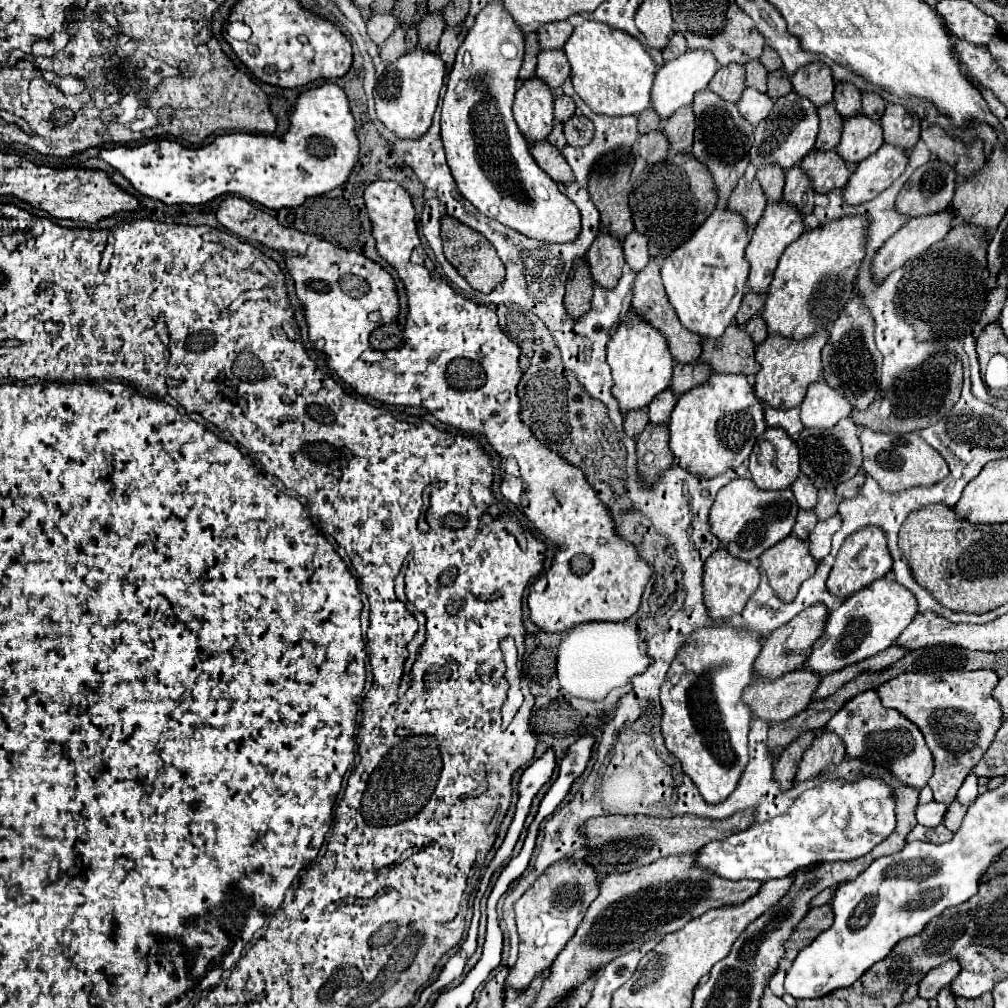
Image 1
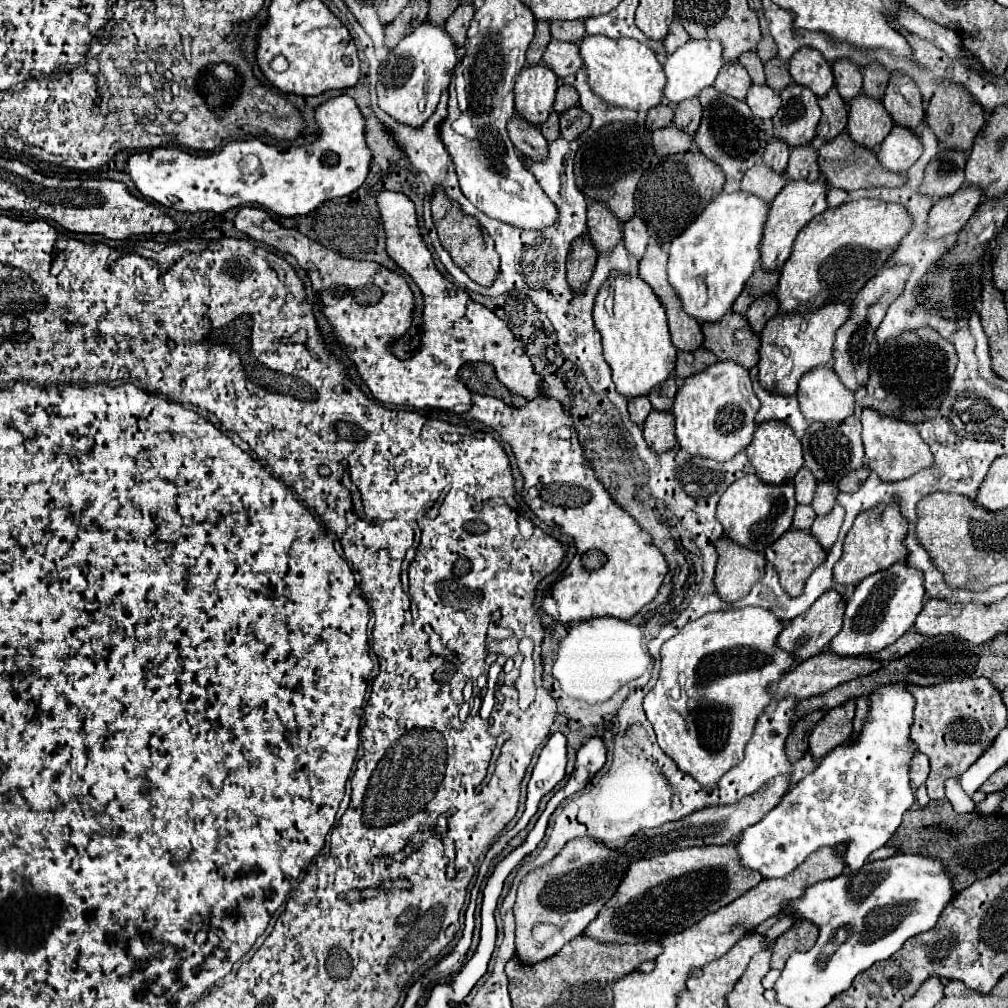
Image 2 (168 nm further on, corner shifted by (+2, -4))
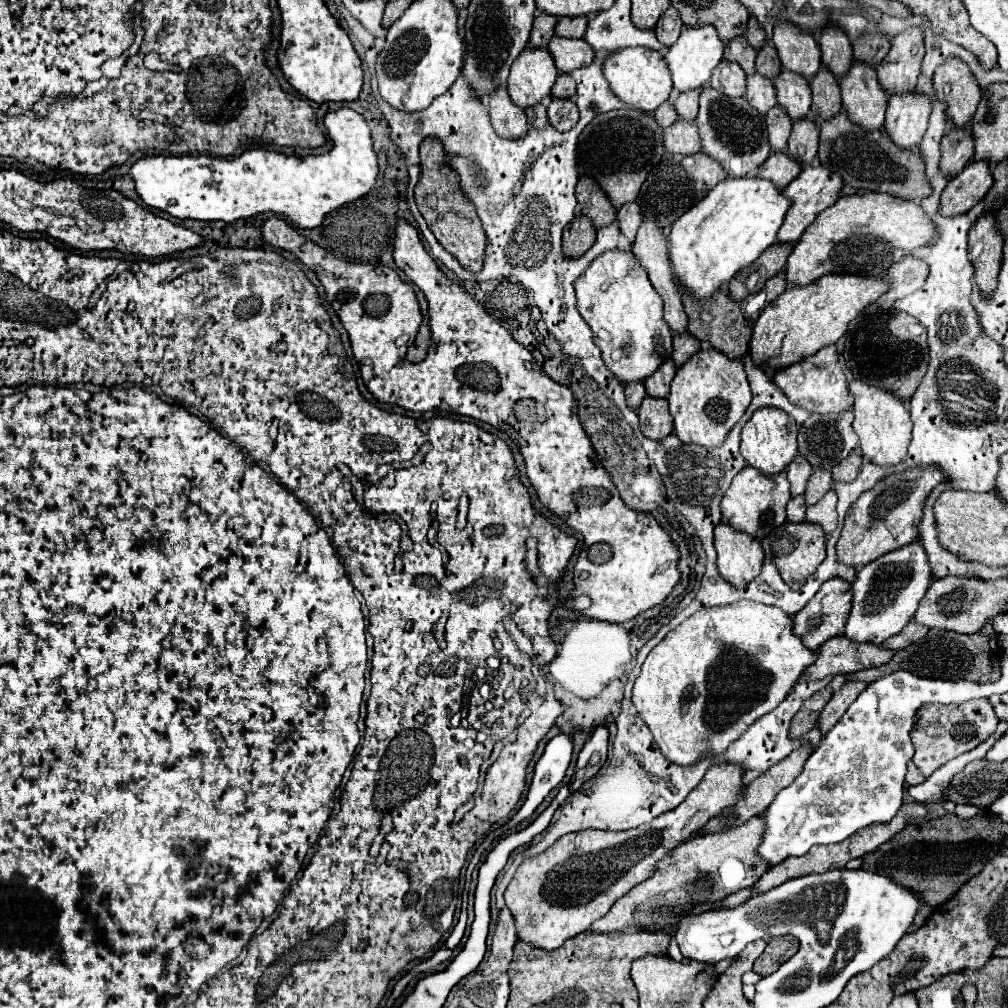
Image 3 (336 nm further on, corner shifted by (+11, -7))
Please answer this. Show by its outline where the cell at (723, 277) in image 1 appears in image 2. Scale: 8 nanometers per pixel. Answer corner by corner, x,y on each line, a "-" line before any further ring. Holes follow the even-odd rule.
742,189
722,191
714,201
706,205
706,209
682,231
670,245
670,261
668,261
668,281
682,299
686,313
696,317
700,323
714,323
730,311
734,299
740,295
744,283
760,263
760,243
764,223
768,219
770,203
760,199
754,193
746,193

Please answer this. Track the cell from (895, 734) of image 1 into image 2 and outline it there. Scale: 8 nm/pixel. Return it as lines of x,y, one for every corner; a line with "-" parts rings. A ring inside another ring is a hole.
916,753
914,755
914,761
910,765
910,781
912,785
918,789
920,785
924,785
926,777
928,777
928,771
930,771
930,765
928,765
928,757
924,753

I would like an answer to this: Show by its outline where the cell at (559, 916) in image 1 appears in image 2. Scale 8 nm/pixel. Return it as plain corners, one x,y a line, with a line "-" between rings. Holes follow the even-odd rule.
578,837
546,865
530,871
520,887
514,903
516,915
516,955
522,963
538,963
558,953
574,937
594,921
606,901
618,891
630,857
620,849
610,849
606,843
592,837

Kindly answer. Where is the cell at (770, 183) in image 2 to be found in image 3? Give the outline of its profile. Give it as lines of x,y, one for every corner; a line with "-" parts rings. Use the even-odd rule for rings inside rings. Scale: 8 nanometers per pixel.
771,154
765,164
757,170
759,178
769,178
771,184
777,188
785,188
797,174
801,172
801,164
797,160
791,160
787,154

